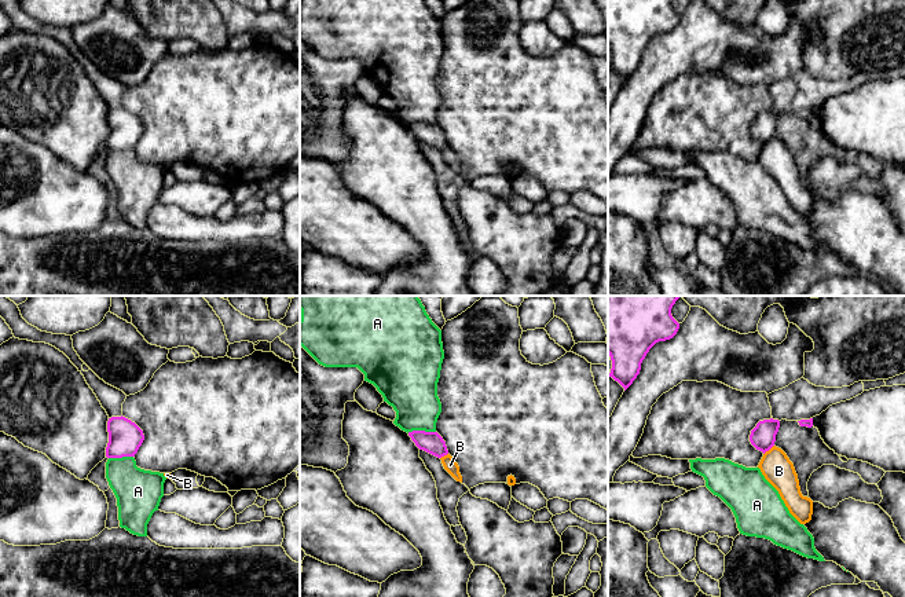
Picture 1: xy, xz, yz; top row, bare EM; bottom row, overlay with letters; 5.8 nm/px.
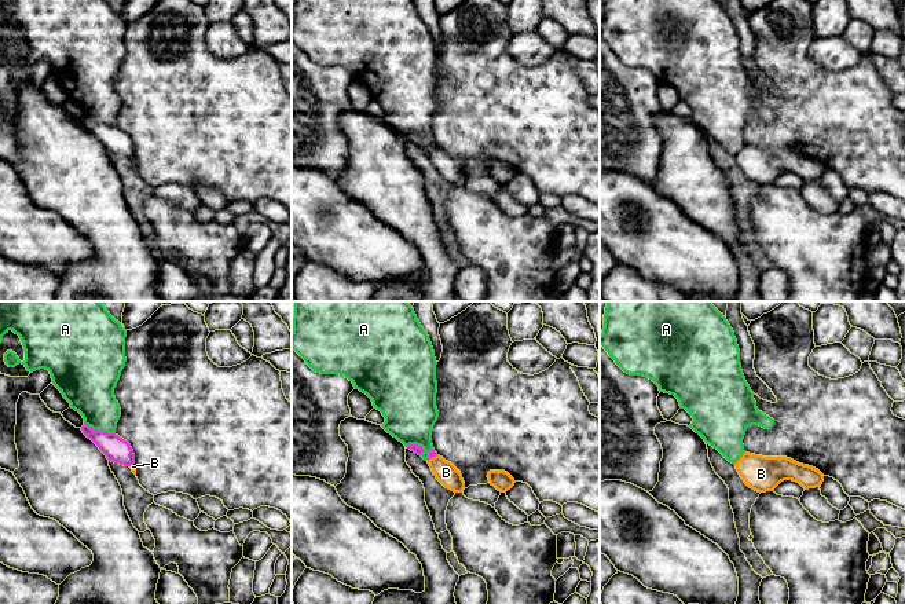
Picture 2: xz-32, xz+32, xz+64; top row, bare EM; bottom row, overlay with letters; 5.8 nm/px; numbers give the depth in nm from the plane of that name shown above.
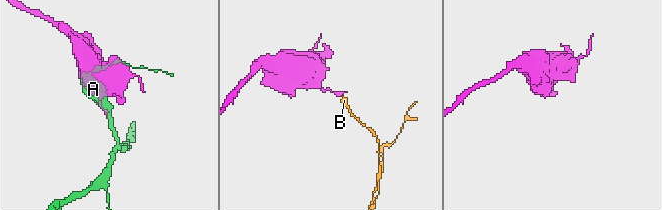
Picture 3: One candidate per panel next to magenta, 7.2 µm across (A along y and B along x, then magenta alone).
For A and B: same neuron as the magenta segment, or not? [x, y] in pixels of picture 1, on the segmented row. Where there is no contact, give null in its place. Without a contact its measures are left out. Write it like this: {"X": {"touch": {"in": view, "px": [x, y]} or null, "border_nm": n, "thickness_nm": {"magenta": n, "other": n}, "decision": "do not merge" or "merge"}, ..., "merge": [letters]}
{"A": {"touch": {"in": "xz", "px": [421, 431]}, "border_nm": 170, "thickness_nm": {"magenta": 130, "other": 300}, "decision": "do not merge"}, "B": {"touch": {"in": "yz", "px": [768, 450]}, "border_nm": 90, "thickness_nm": {"magenta": 150, "other": 180}, "decision": "do not merge"}, "merge": []}

